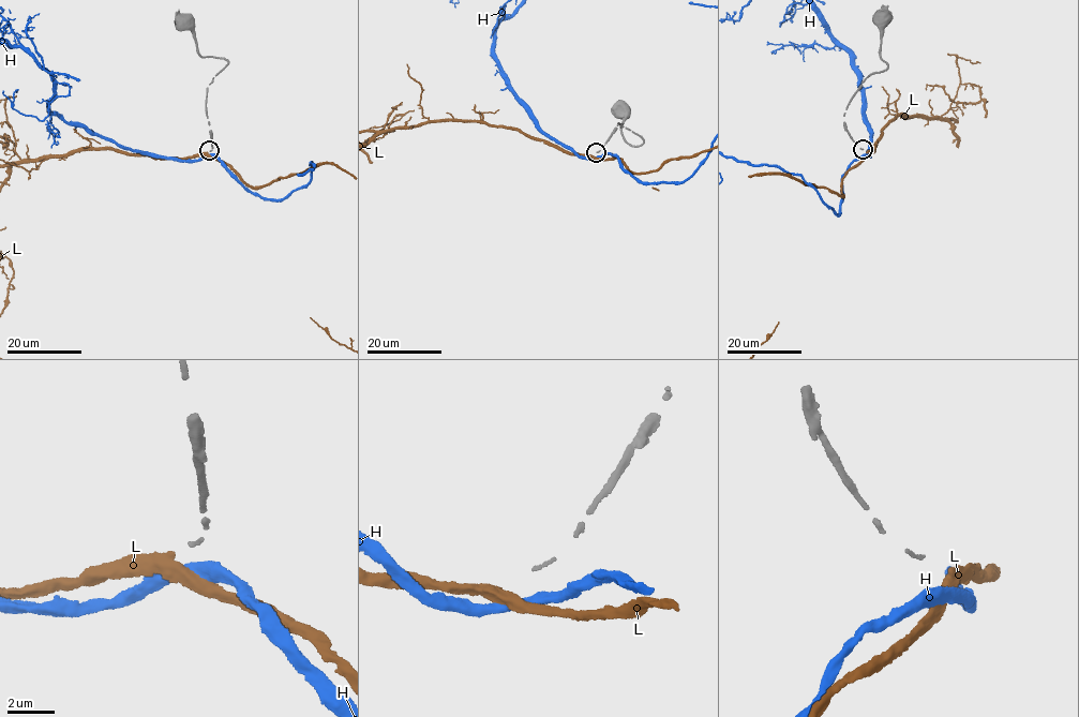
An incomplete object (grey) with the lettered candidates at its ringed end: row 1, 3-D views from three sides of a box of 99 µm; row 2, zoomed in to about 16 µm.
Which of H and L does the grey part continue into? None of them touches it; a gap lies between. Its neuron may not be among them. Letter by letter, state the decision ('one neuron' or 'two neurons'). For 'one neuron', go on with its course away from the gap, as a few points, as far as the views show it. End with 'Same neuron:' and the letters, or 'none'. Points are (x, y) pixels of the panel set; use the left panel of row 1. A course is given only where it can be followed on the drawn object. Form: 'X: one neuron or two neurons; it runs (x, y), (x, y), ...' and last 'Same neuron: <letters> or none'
H: two neurons
L: one neuron
Same neuron: L

